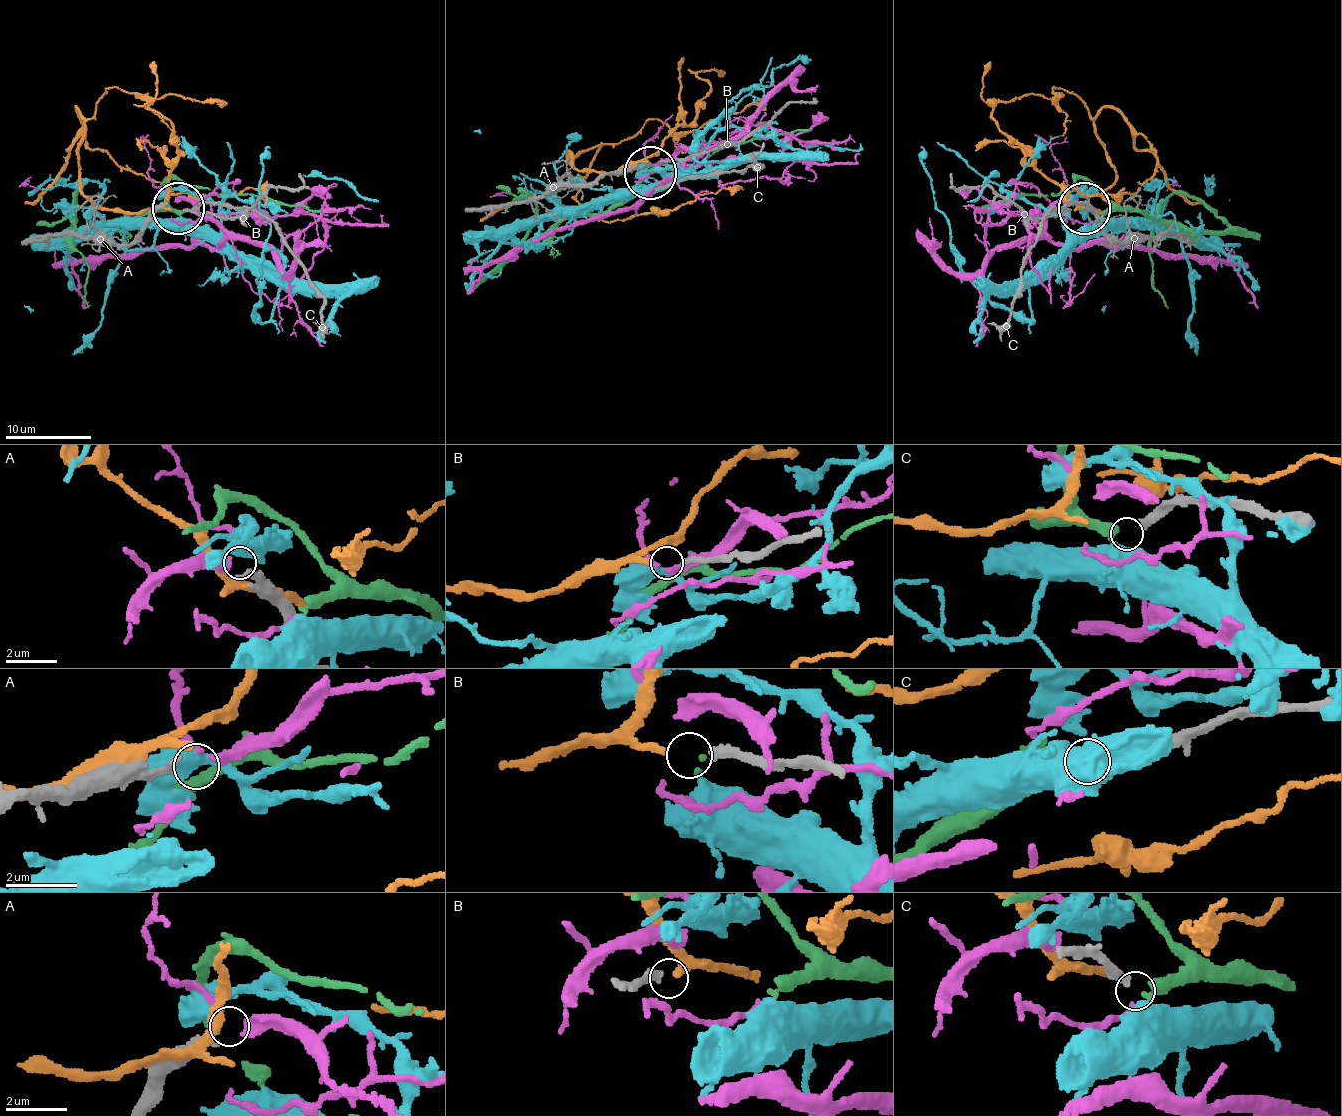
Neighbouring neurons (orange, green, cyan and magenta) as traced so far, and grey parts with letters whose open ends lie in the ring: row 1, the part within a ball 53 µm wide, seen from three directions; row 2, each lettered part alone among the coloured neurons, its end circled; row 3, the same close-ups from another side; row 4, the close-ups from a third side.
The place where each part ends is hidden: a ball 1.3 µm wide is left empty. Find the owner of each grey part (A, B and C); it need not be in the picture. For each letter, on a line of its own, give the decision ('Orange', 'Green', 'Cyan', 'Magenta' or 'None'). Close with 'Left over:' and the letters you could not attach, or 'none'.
A: Magenta
B: Orange
C: Green
Left over: none

